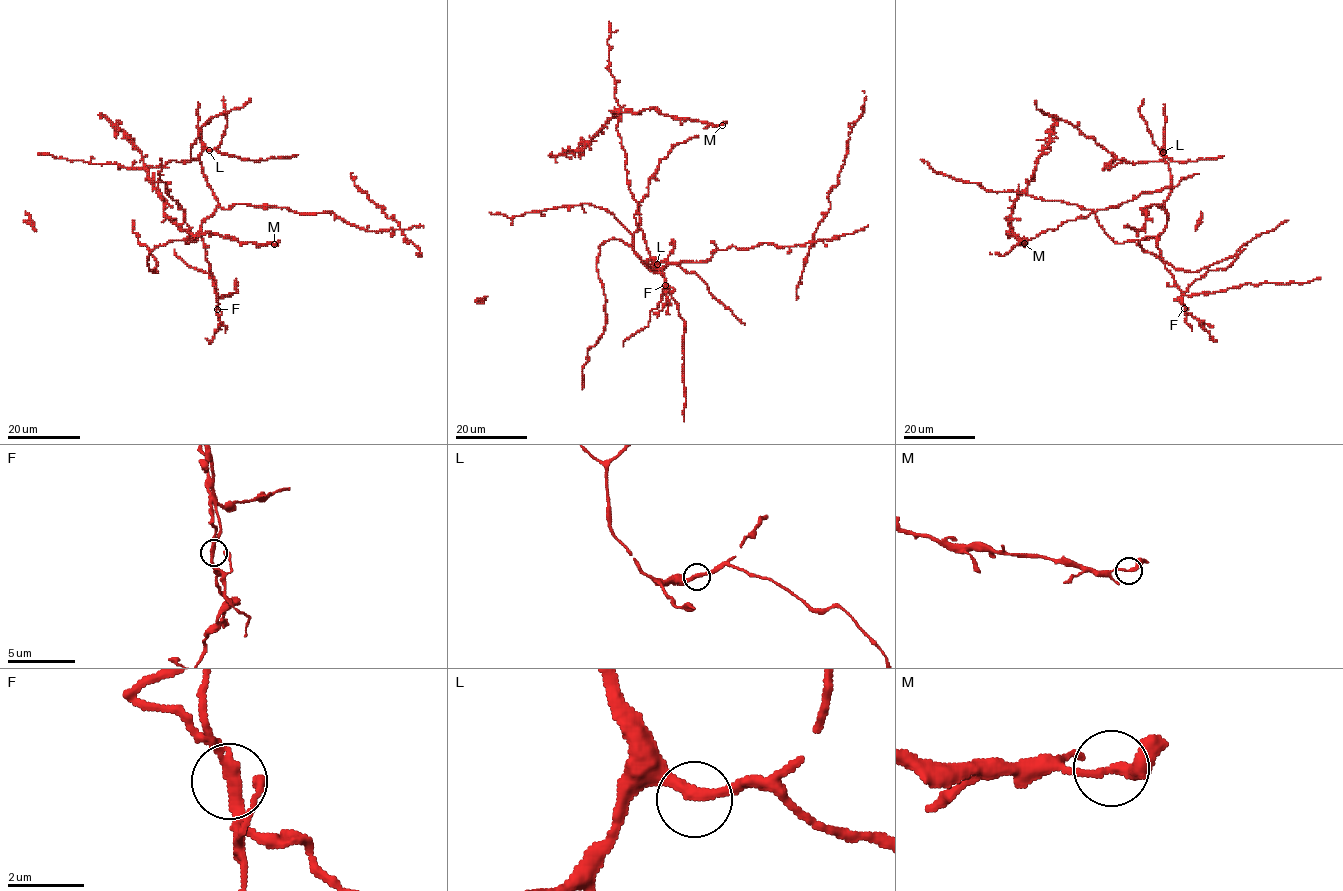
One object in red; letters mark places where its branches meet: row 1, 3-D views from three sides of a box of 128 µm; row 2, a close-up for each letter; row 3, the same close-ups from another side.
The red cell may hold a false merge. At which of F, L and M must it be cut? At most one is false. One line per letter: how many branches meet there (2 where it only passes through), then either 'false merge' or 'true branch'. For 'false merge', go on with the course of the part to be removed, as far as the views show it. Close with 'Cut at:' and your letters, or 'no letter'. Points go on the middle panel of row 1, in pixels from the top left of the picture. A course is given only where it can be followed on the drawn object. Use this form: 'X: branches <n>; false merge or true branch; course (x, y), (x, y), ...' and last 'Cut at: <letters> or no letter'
F: branches 2; false merge; course (665, 285), (665, 277), (663, 294), (647, 326), (628, 337), (623, 347)
L: branches 2; true branch
M: branches 2; true branch
Cut at: F

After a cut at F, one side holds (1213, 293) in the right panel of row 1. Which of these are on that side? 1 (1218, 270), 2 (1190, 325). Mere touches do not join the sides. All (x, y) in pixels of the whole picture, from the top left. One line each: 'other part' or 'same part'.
1: other part
2: same part

